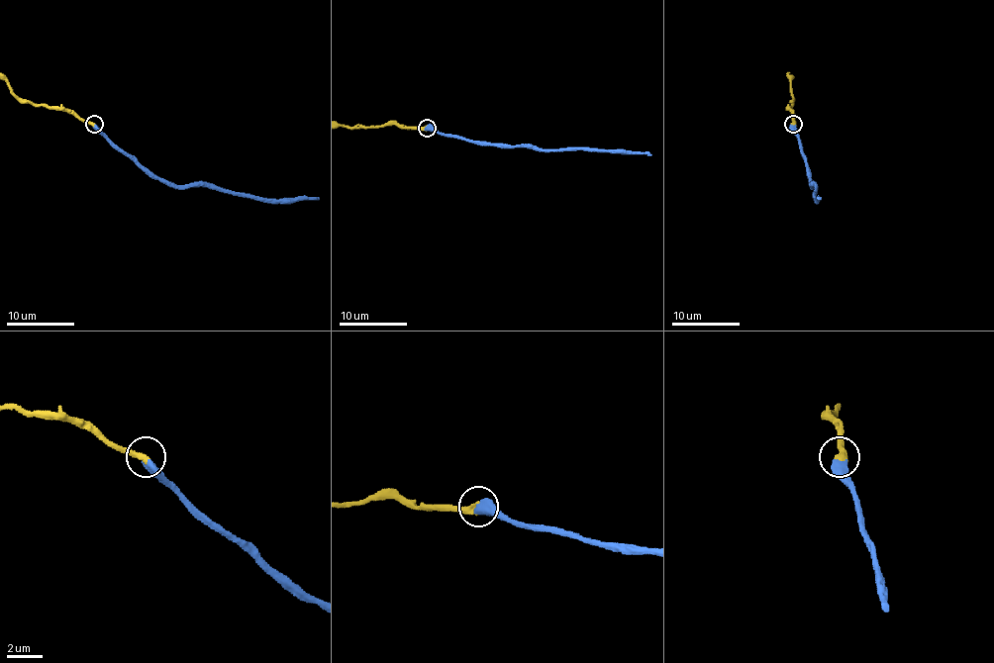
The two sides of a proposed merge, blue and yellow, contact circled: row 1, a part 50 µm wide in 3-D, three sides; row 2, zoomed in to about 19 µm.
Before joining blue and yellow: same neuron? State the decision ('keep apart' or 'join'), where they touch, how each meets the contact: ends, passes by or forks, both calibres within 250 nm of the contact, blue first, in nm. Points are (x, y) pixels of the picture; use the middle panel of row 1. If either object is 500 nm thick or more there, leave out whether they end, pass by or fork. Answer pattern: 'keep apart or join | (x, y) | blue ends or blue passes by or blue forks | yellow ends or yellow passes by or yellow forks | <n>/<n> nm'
join | (427, 128) | 550/400 nm

